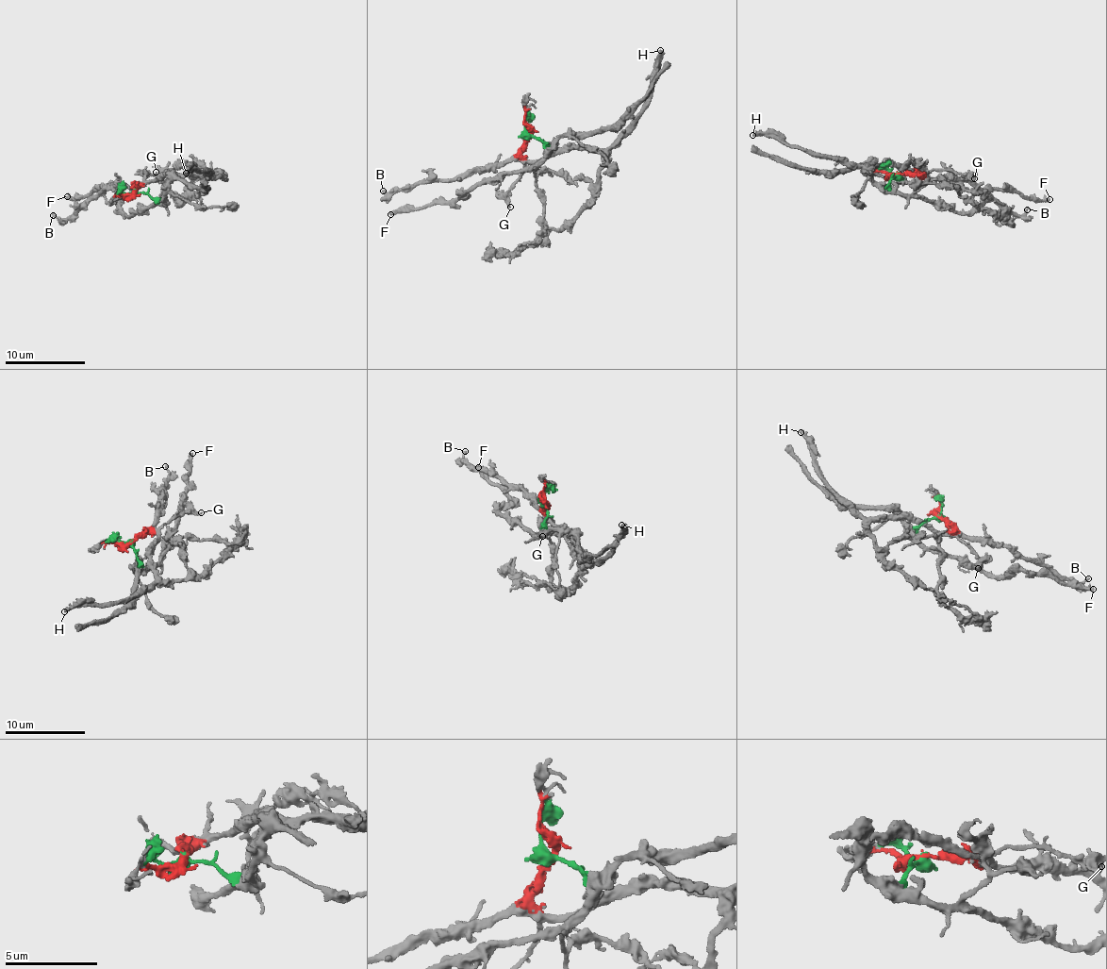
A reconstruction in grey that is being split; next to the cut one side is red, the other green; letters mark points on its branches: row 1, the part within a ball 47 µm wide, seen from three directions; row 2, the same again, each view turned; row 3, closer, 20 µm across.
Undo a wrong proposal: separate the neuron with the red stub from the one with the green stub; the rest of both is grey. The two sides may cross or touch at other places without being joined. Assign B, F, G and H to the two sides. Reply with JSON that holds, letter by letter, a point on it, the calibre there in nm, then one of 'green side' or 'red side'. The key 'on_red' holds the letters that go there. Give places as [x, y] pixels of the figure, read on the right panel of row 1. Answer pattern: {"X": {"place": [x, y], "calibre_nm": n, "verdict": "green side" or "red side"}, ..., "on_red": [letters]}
{"B": {"place": [1027, 209], "calibre_nm": 160, "verdict": "red side"}, "F": {"place": [1049, 199], "calibre_nm": 320, "verdict": "green side"}, "G": {"place": [974, 178], "calibre_nm": 160, "verdict": "red side"}, "H": {"place": [752, 135], "calibre_nm": 380, "verdict": "red side"}, "on_red": ["B", "G", "H"]}

